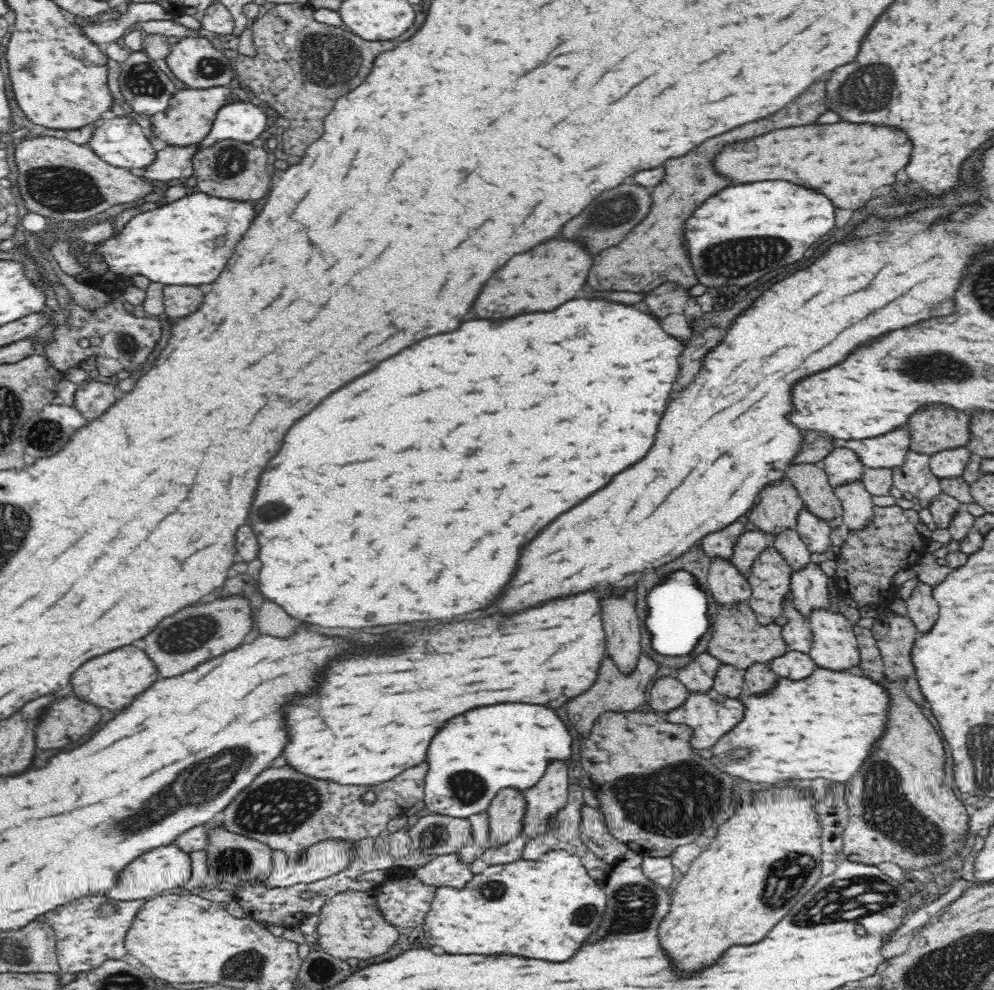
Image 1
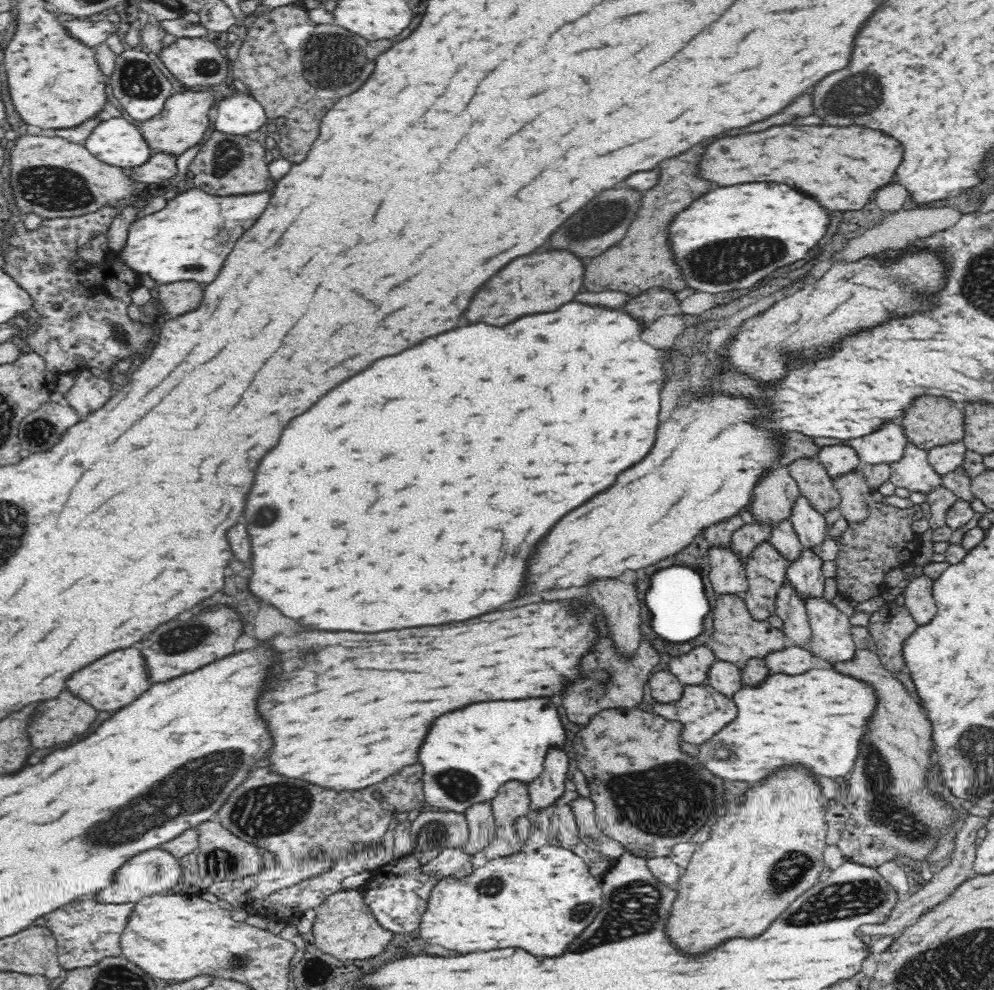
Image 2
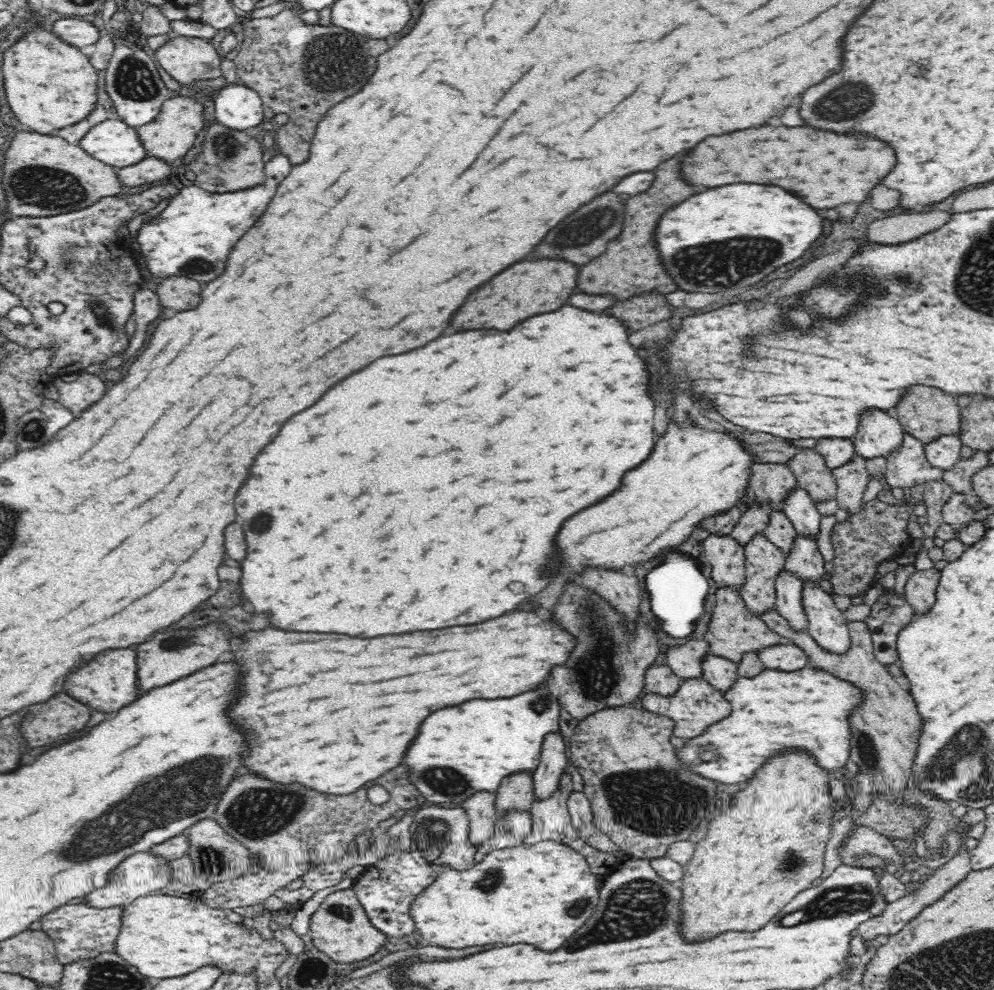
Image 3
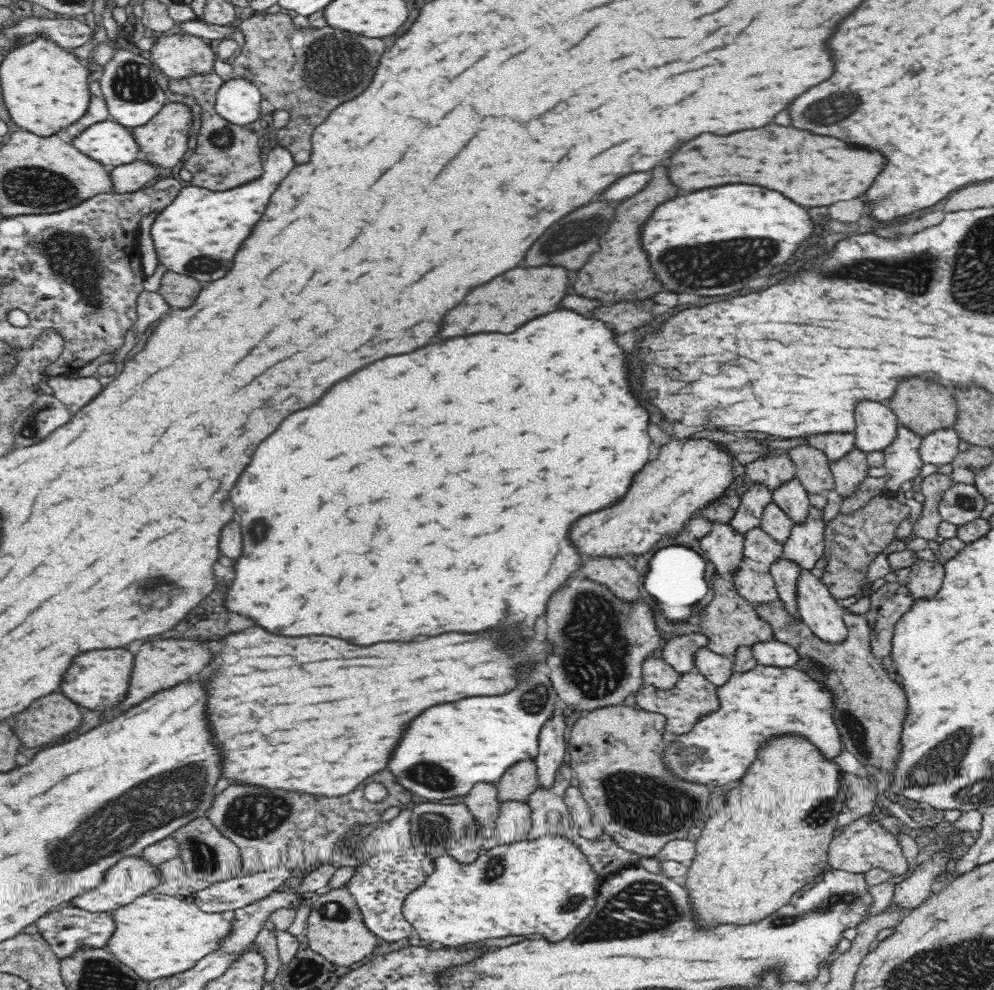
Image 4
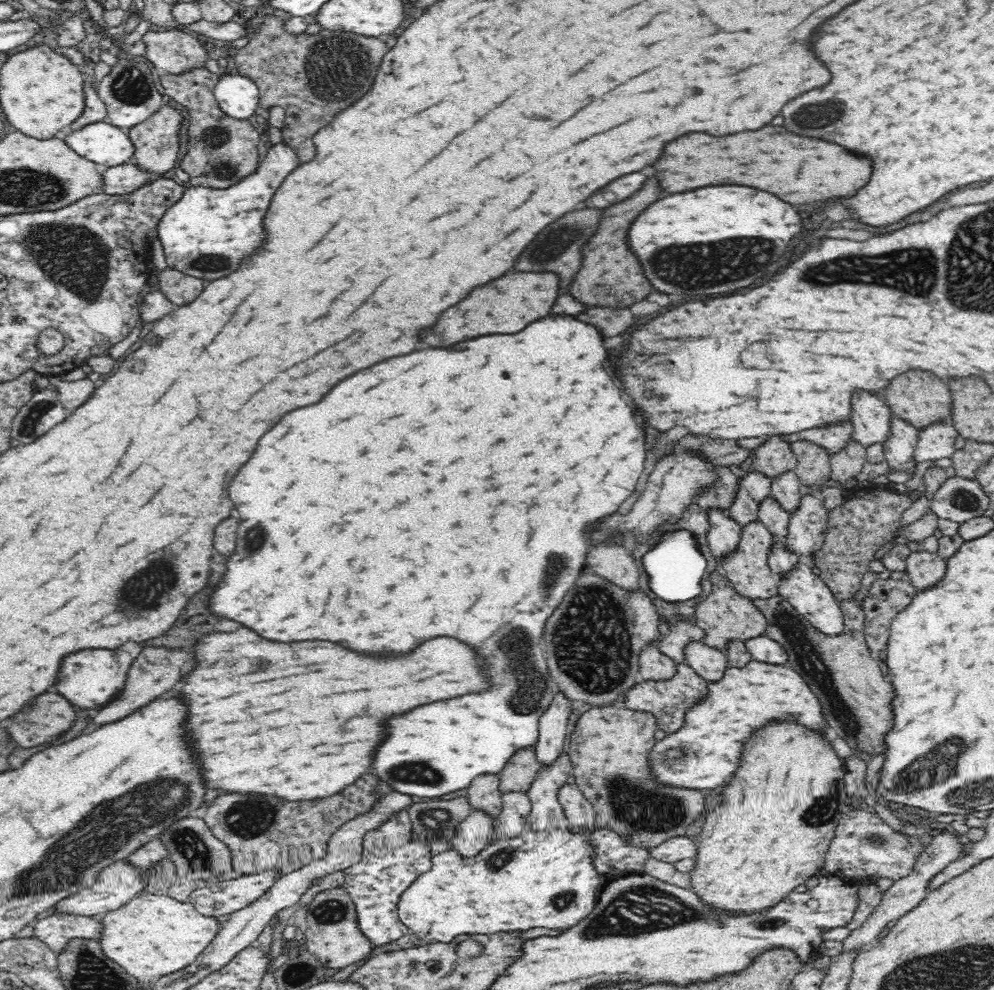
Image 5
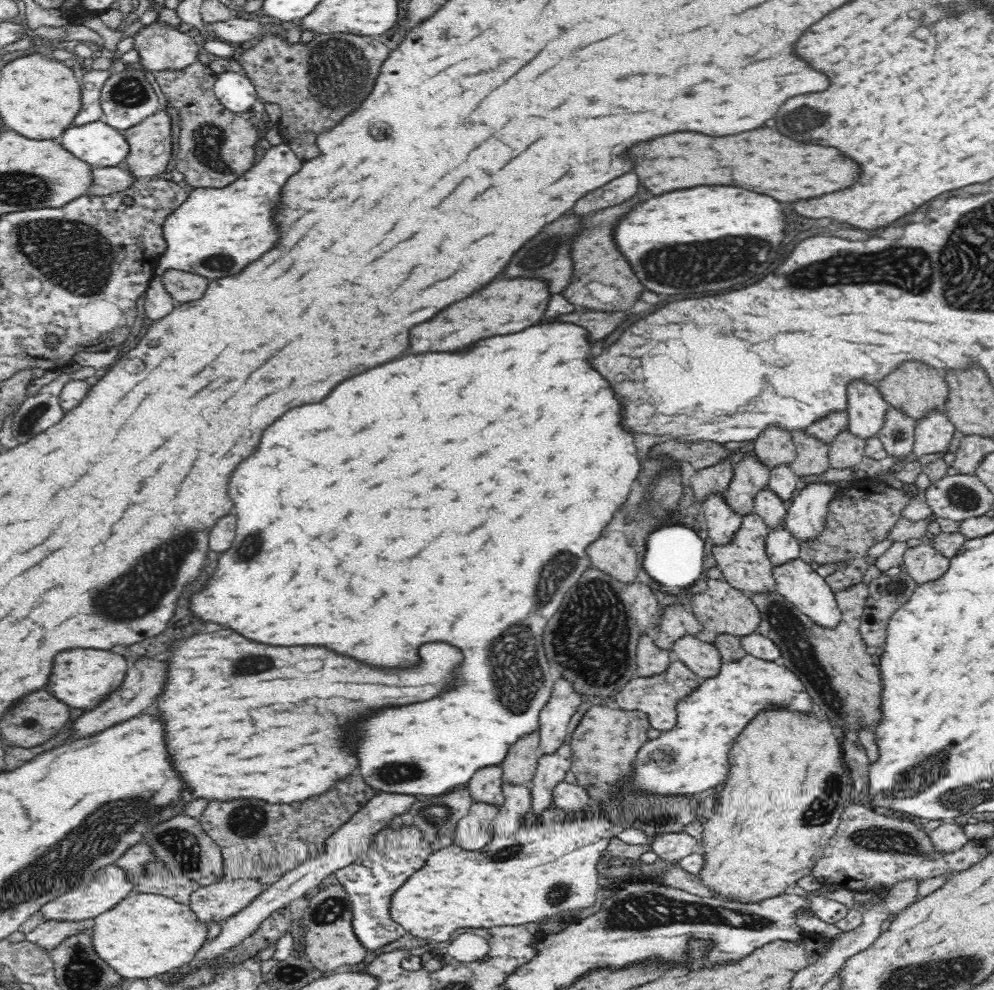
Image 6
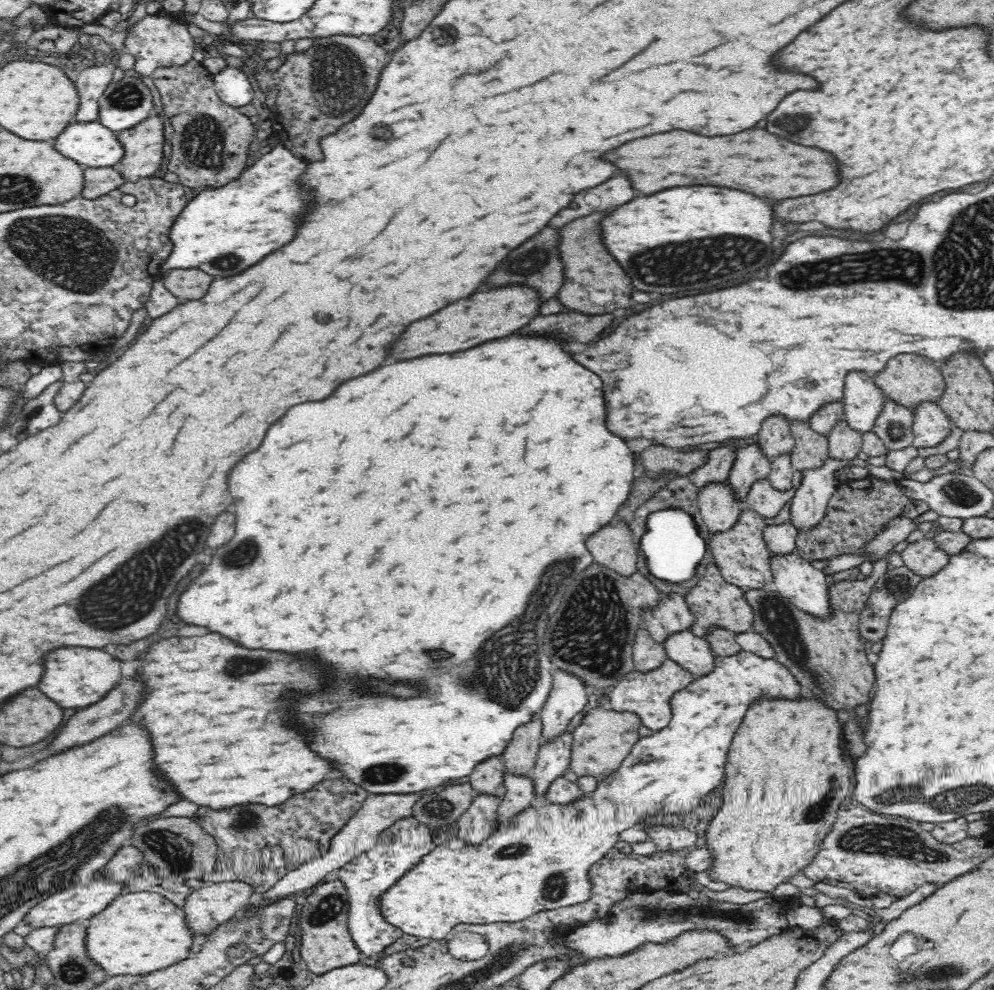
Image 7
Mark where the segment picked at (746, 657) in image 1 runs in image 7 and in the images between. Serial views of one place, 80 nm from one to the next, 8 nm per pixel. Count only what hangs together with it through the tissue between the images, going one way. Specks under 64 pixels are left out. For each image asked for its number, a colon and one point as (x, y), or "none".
2: (738, 638)
3: (733, 631)
4: (729, 622)
5: (724, 615)
6: (721, 609)
7: (716, 604)

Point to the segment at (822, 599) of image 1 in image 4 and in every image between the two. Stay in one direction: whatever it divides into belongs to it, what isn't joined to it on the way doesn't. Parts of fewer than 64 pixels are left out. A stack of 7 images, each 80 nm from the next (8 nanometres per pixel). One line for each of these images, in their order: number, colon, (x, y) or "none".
2: (805, 576)
3: (805, 562)
4: (805, 546)

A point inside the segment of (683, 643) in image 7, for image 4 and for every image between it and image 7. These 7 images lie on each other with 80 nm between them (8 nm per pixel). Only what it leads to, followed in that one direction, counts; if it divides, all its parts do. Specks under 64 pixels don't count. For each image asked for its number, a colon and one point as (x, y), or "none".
4: (716, 668)
5: (712, 664)
6: (704, 659)

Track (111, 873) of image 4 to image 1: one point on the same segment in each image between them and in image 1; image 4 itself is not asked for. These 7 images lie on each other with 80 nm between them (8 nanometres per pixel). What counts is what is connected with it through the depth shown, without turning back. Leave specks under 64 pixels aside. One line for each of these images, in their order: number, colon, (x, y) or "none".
1: (168, 867)
2: (155, 871)
3: (145, 873)

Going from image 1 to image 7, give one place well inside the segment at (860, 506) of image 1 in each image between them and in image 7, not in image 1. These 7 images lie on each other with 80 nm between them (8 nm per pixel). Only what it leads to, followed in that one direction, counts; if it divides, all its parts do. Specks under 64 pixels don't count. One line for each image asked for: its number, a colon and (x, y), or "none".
2: (855, 496)
3: (851, 479)
4: (849, 472)
5: (845, 466)
6: (847, 450)
7: (845, 444)

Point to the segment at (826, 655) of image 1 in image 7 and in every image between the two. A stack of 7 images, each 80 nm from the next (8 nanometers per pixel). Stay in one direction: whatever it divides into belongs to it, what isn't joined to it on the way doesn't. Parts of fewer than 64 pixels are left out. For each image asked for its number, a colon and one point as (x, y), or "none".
2: (831, 640)
3: (827, 625)
4: (818, 609)
5: (804, 590)
6: (800, 584)
7: (794, 578)

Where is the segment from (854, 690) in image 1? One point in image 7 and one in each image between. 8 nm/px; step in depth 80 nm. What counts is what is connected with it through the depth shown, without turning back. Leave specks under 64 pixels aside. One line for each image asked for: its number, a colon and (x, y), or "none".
2: (816, 721)
3: (810, 711)
4: (768, 702)
5: (705, 754)
6: (692, 757)
7: (543, 862)

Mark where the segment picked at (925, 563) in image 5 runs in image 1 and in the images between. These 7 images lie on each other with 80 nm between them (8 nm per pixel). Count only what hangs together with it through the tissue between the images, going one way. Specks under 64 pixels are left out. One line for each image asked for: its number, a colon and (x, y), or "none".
1: (922, 609)
2: (919, 601)
3: (919, 592)
4: (925, 578)

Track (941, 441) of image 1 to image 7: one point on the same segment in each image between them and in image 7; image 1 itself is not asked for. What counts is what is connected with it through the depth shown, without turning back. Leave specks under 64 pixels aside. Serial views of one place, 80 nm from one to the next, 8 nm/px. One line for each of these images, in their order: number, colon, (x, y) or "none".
2: (932, 422)
3: (926, 416)
4: (924, 408)
5: (919, 399)
6: (916, 391)
7: (909, 384)

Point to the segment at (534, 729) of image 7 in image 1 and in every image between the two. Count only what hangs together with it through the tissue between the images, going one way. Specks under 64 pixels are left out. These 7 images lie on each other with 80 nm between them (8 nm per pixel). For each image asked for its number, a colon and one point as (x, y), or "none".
1: (504, 813)
2: (512, 802)
3: (515, 794)
4: (516, 785)
5: (518, 775)
6: (519, 767)

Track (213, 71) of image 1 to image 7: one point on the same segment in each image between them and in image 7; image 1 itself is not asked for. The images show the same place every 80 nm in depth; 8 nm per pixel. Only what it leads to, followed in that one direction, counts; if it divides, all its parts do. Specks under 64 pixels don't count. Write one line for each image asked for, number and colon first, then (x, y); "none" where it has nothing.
2: (194, 61)
3: (188, 60)
4: (179, 56)
5: (174, 51)
6: (160, 47)
7: (156, 41)

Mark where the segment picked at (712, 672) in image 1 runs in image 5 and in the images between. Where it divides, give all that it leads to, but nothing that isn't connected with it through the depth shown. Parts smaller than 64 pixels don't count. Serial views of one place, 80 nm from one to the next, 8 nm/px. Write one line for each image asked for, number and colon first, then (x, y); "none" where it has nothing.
2: (691, 669)
3: (686, 660)
4: (679, 651)
5: (680, 634)

